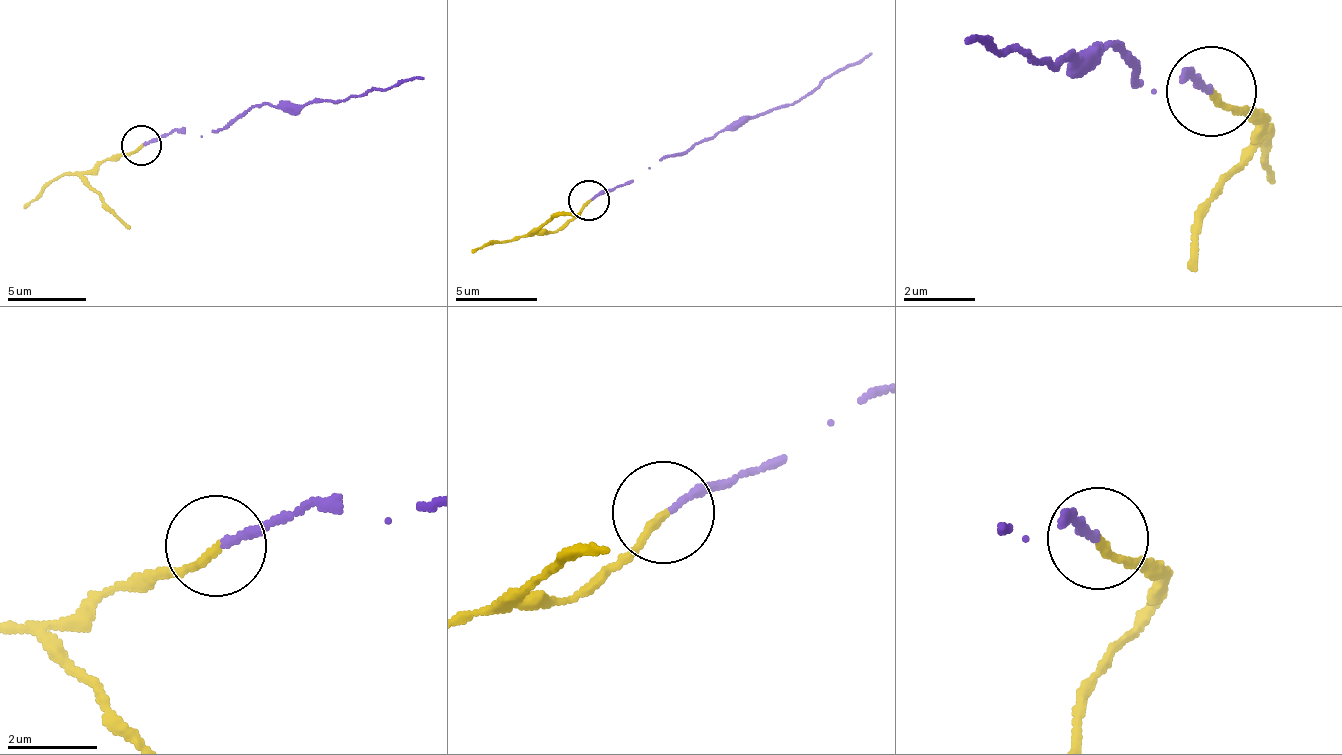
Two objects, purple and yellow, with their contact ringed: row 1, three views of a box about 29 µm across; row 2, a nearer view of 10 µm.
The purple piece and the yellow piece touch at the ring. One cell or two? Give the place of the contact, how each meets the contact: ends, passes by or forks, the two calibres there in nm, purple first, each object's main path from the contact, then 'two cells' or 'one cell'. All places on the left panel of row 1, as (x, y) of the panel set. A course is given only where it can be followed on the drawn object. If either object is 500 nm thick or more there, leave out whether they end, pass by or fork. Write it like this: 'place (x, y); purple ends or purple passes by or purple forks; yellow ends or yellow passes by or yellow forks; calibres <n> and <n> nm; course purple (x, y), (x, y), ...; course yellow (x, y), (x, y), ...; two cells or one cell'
place (141, 145); purple ends; yellow ends; calibres 150 and 180 nm; course purple (142, 144), (178, 131), (202, 135), (226, 129), (262, 105), (346, 100), (423, 76); course yellow (142, 144), (105, 160), (58, 175), (23, 210); two cells

